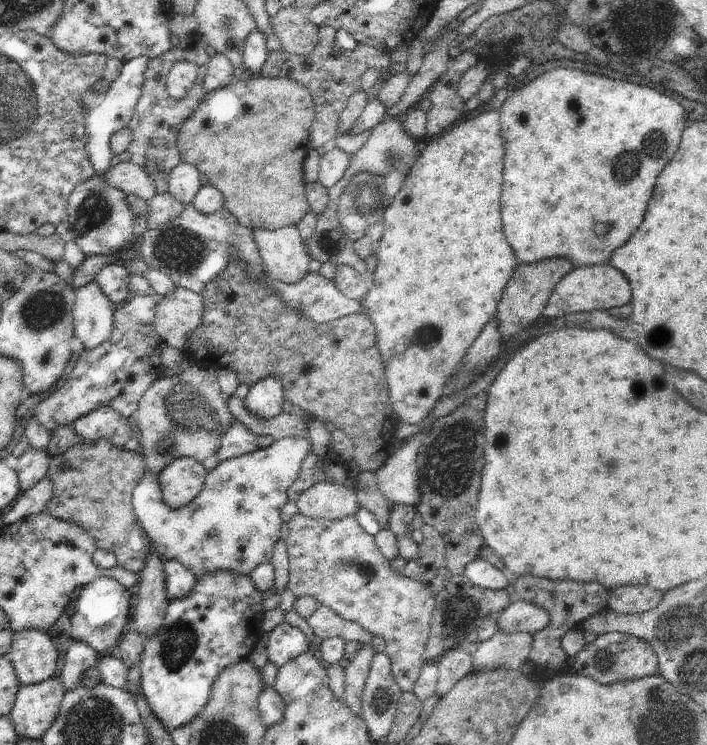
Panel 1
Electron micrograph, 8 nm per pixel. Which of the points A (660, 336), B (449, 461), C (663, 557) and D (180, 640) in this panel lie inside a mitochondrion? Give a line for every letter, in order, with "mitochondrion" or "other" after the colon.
A: mitochondrion
B: mitochondrion
C: other
D: mitochondrion

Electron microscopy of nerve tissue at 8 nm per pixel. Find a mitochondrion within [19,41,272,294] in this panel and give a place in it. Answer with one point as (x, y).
(178, 249)

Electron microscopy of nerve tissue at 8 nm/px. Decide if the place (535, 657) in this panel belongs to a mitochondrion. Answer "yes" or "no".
no

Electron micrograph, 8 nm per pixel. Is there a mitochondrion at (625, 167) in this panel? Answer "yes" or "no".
yes

